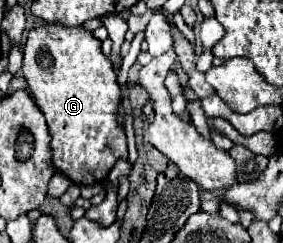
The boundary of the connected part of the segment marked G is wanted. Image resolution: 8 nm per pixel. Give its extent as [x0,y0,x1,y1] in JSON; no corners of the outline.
[23,27,127,185]

